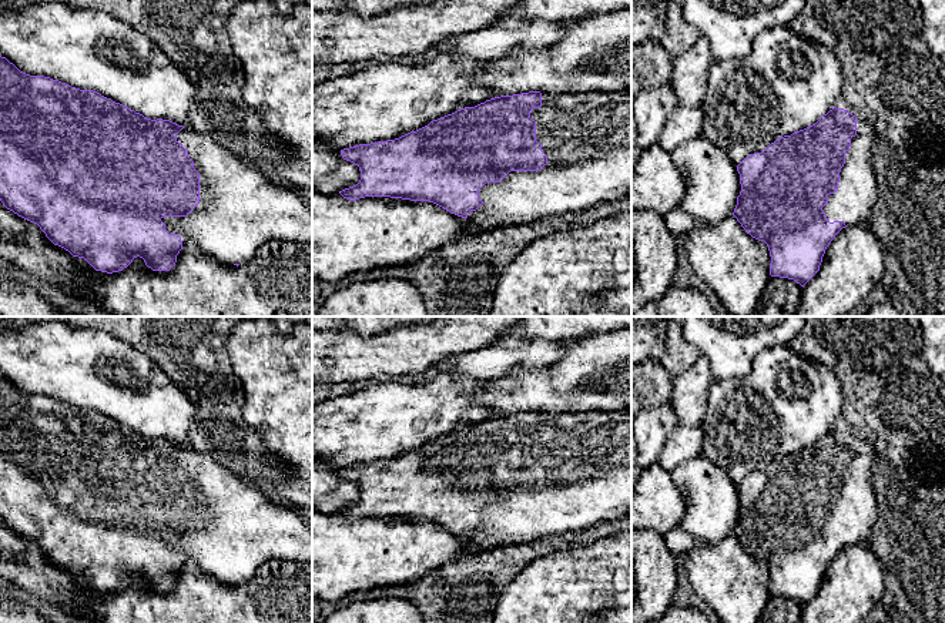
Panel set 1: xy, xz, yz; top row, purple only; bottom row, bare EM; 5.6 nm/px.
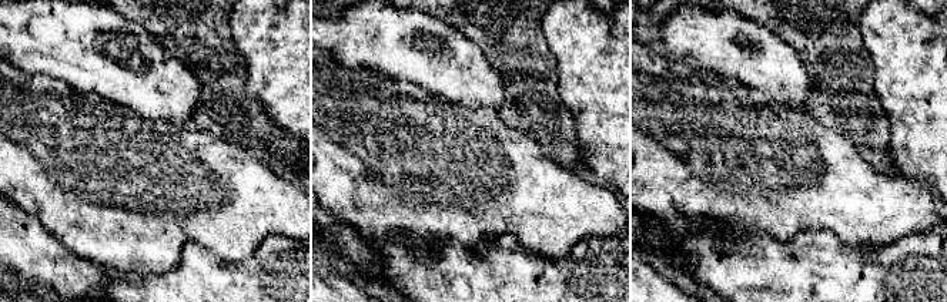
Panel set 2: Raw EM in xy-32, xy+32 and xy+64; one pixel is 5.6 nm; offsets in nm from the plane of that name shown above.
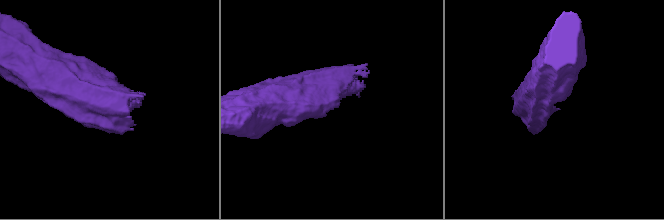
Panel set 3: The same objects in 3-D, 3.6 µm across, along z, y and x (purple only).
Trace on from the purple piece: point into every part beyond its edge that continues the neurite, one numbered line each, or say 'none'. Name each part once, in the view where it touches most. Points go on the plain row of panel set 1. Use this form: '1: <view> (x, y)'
1: xz (587, 456)

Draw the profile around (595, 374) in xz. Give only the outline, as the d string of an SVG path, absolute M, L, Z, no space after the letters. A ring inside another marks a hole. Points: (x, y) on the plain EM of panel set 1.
M631 328L567 339L557 362L487 379L473 401L503 415L631 408Z

